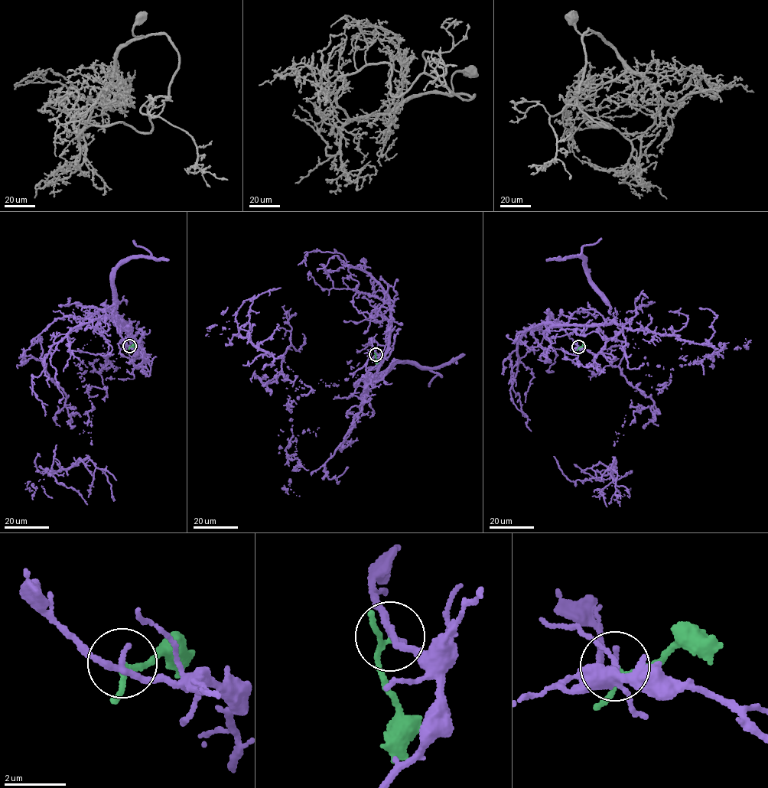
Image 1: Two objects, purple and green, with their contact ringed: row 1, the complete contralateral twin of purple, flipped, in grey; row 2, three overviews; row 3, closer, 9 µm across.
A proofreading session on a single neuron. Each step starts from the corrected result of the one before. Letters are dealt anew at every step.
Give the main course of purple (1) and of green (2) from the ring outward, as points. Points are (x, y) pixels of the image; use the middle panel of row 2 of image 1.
1: (376, 354), (310, 471), (268, 382), (285, 362), (248, 331), (281, 288)
2: (376, 354), (377, 363)

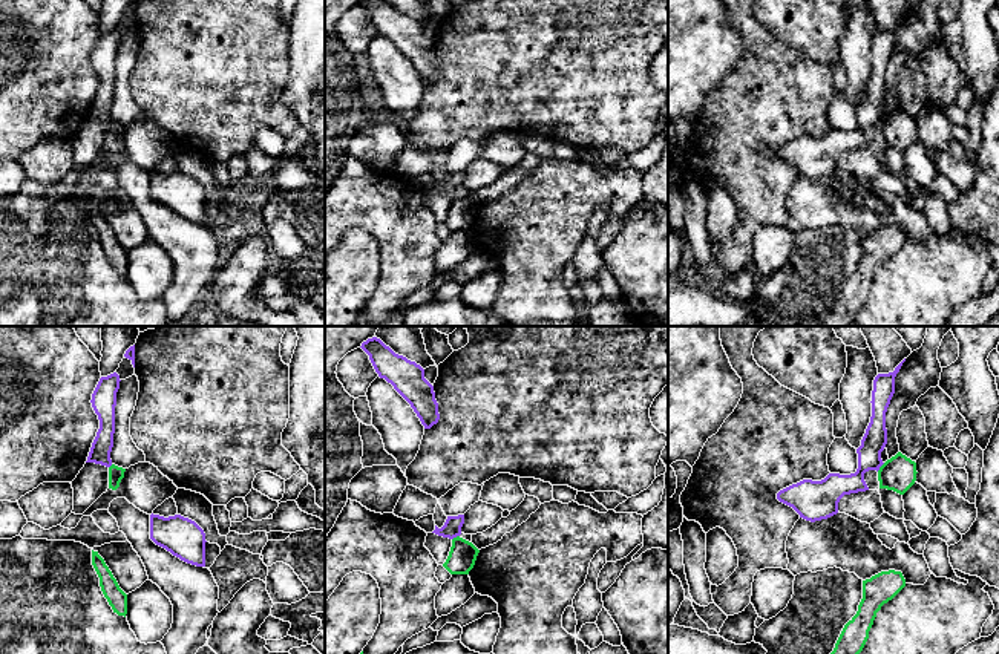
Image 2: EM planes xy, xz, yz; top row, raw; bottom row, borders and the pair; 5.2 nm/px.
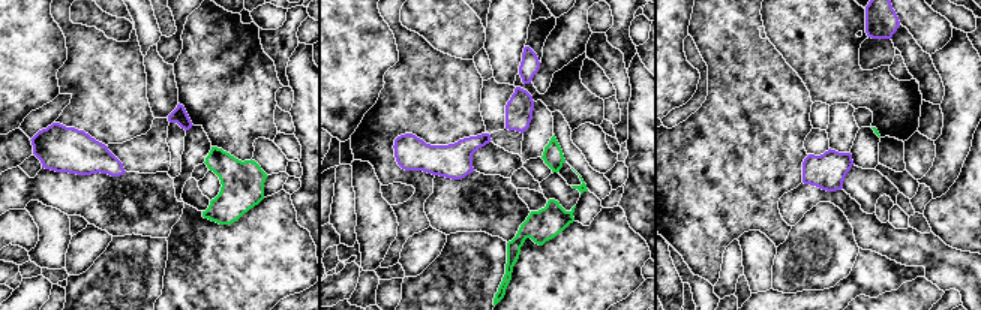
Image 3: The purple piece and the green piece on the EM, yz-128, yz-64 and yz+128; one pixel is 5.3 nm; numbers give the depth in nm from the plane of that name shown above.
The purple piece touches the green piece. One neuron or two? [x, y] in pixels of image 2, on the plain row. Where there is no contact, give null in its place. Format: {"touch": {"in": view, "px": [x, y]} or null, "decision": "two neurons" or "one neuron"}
{"touch": {"in": "yz", "px": [880, 123]}, "decision": "two neurons"}

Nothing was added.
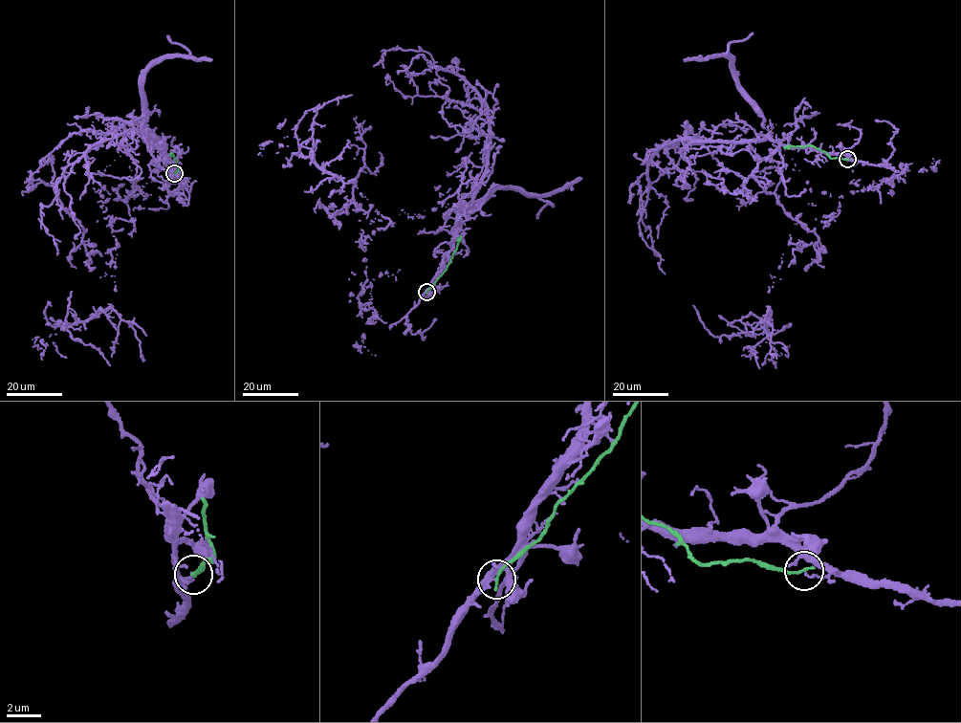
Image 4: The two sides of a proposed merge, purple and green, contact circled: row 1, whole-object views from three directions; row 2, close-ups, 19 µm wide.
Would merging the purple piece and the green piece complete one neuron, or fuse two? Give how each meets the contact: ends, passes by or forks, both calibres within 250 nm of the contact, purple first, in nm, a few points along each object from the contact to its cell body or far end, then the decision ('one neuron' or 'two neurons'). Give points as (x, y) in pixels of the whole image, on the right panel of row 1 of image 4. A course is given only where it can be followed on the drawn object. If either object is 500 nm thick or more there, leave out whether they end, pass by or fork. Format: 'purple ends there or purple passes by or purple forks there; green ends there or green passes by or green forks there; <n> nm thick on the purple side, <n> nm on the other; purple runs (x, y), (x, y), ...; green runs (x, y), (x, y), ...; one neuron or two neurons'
purple ends there; green ends there; 140 nm thick on the purple side, 180 nm on the other; purple runs (847, 159), (888, 167), (892, 180), (816, 219), (818, 241), (774, 276), (766, 326), (714, 337), (693, 305); green runs (847, 159), (832, 158), (810, 145), (783, 147); two neurons

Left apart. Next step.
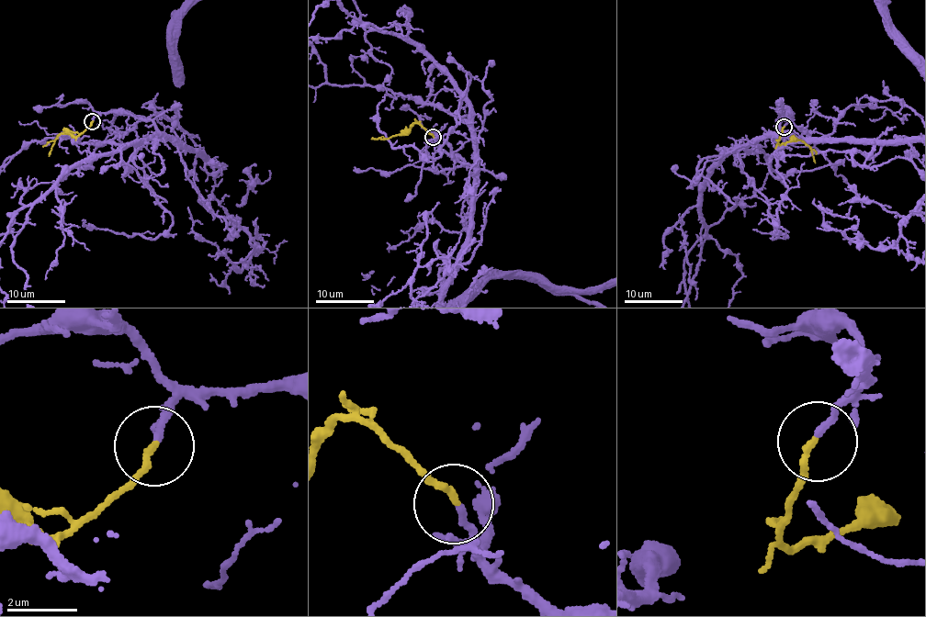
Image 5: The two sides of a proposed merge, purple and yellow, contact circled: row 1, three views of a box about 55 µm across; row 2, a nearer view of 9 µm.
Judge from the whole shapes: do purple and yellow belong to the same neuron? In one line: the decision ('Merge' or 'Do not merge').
Merge

